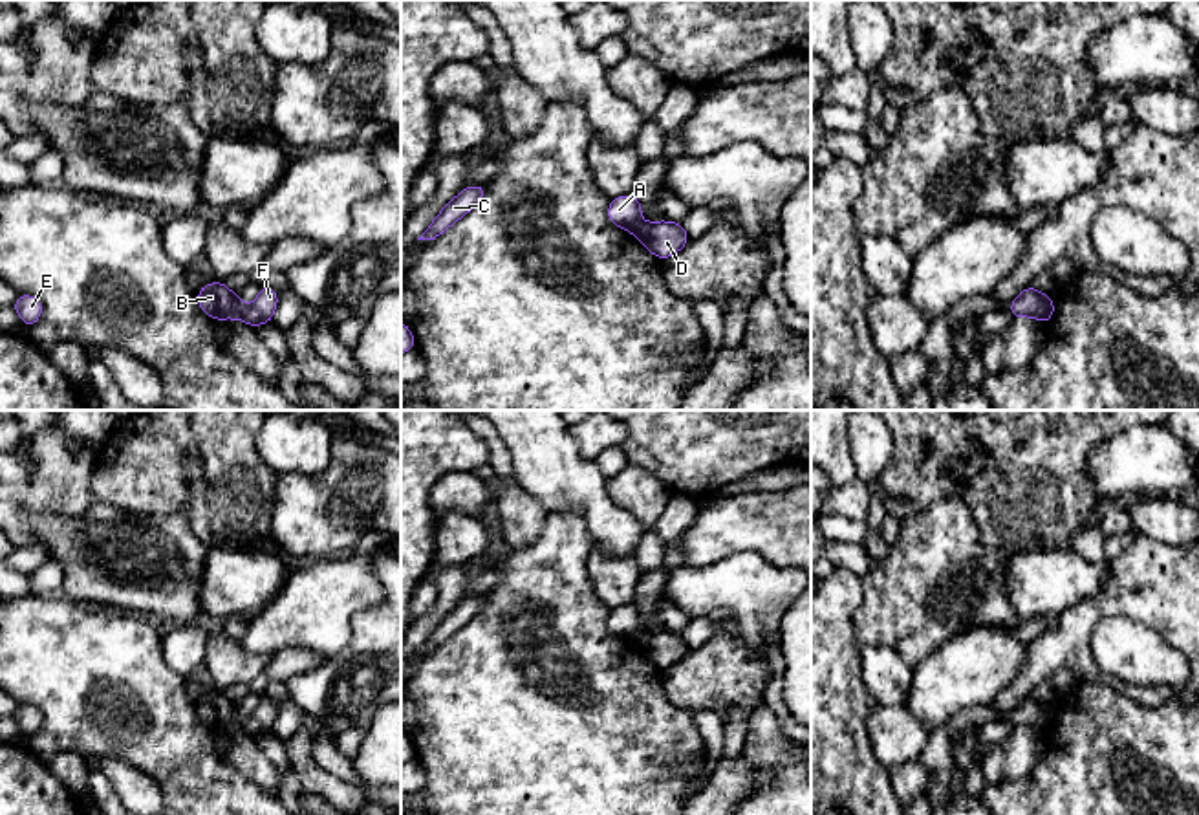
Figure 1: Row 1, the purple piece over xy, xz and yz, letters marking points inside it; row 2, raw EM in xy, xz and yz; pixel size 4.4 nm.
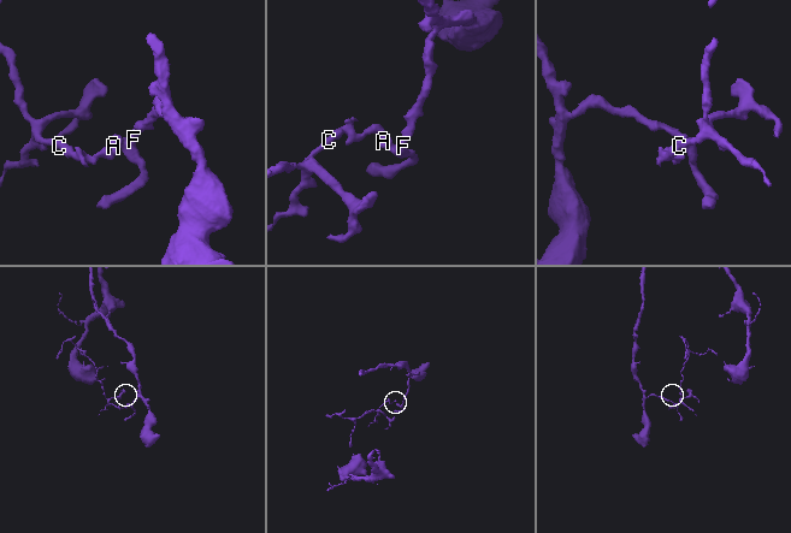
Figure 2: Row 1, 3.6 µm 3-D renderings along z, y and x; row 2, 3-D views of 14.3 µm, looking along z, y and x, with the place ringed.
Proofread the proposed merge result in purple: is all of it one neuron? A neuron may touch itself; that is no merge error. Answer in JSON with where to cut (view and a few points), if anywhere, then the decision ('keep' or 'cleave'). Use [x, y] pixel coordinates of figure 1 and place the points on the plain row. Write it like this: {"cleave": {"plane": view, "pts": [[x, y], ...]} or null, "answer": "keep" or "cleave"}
{"cleave": {"plane": "xy", "pts": [[238, 707], [227, 726]]}, "answer": "cleave"}

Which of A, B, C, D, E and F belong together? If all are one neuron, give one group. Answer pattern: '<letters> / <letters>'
A B C E / D F

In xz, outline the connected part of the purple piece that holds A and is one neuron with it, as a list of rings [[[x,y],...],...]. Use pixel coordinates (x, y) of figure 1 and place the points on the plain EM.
[[[633,604],[613,608],[608,617],[608,630],[633,643],[641,636],[641,615]]]

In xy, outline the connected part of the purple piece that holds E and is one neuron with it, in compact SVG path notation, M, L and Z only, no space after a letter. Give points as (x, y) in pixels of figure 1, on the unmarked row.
M18 705L13 718L27 738L42 725L42 712L31 705Z

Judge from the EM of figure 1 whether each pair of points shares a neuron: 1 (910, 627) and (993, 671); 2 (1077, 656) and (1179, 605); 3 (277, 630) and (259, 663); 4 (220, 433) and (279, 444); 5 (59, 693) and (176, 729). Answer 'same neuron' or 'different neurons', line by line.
1: different neurons
2: same neuron
3: different neurons
4: different neurons
5: same neuron

